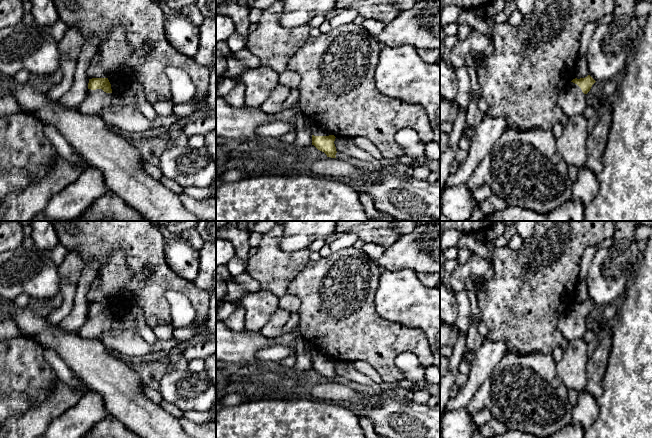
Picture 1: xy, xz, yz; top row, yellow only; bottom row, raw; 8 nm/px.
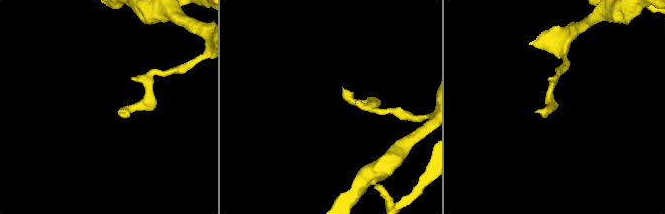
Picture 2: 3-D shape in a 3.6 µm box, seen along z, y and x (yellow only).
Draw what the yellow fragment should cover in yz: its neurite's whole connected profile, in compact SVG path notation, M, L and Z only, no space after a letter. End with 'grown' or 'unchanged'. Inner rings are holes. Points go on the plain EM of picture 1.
M590 299L585 302L573 303L558 321L557 327L563 338L567 340L583 339L587 330L586 318L595 306Z; grown

